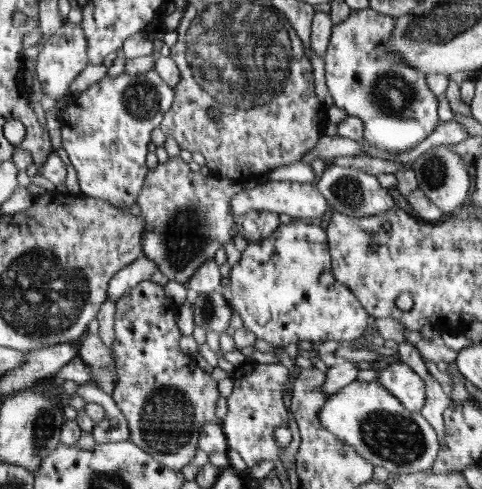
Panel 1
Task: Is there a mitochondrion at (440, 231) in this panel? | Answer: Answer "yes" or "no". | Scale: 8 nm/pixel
no

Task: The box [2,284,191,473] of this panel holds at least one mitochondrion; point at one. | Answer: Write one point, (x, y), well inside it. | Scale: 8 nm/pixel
(45, 425)

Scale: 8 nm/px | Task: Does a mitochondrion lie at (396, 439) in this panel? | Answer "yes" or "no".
yes

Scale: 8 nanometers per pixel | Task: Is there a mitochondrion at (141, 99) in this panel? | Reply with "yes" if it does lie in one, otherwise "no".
yes

